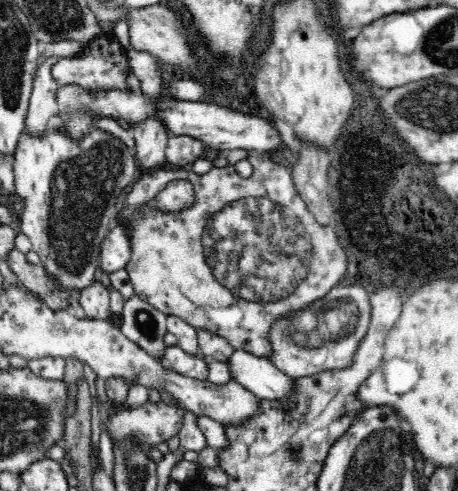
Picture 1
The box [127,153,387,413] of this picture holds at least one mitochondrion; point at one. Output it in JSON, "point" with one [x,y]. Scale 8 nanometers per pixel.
{"point":[259,248]}

